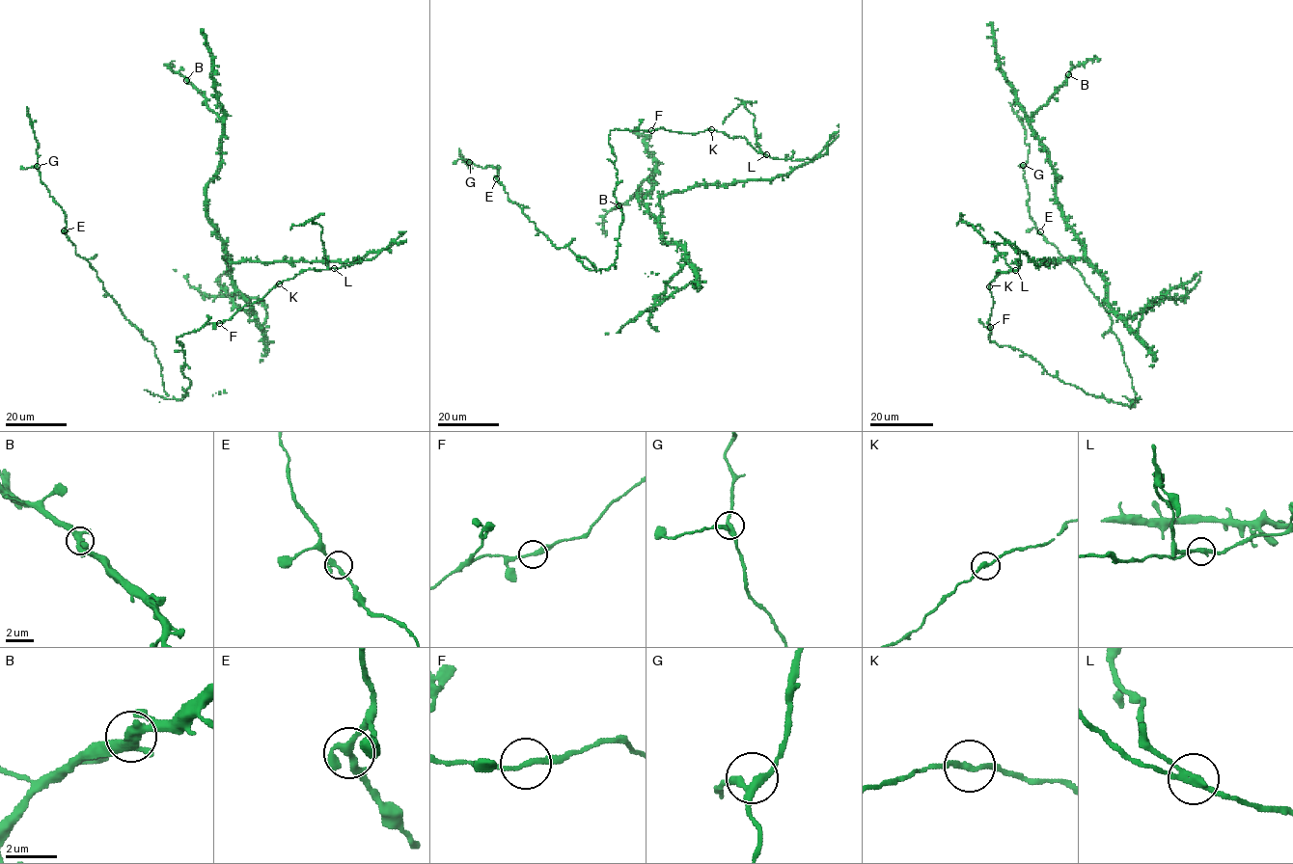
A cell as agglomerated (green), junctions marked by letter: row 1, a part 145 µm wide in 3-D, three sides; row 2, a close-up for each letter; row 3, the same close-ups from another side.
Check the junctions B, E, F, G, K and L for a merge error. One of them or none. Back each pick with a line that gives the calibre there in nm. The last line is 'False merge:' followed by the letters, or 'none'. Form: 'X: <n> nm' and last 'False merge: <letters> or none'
L: 220 nm
False merge: L

